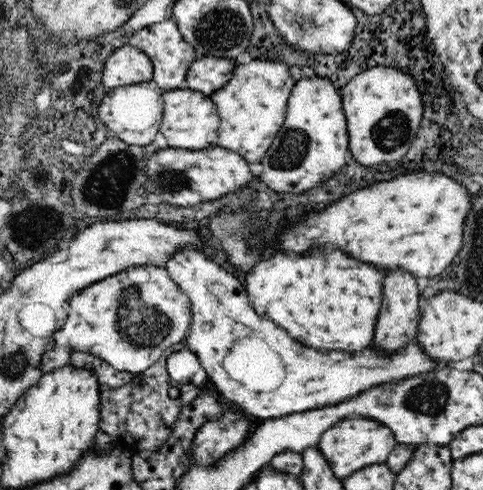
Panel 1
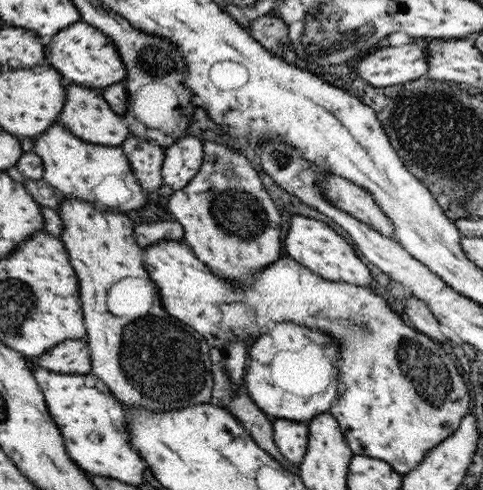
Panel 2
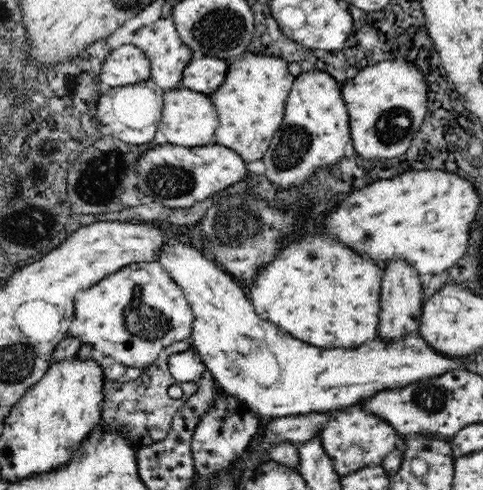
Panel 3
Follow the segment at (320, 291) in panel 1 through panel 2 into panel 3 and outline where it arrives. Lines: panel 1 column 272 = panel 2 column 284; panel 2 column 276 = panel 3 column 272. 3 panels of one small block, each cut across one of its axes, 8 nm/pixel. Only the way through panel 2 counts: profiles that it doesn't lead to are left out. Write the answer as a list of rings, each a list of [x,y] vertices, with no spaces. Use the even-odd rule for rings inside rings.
[[[306,236],[296,244],[288,244],[260,272],[262,276],[256,276],[248,298],[262,320],[282,322],[282,330],[318,348],[358,348],[358,344],[378,338],[382,270],[374,260],[364,260],[330,236]],[[306,318],[312,320],[308,328]],[[340,318],[346,322],[340,322]]]

